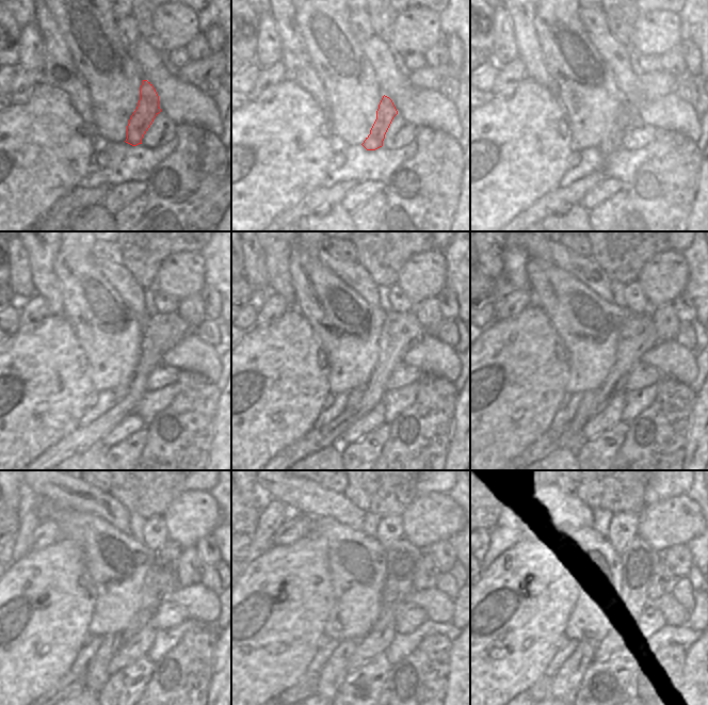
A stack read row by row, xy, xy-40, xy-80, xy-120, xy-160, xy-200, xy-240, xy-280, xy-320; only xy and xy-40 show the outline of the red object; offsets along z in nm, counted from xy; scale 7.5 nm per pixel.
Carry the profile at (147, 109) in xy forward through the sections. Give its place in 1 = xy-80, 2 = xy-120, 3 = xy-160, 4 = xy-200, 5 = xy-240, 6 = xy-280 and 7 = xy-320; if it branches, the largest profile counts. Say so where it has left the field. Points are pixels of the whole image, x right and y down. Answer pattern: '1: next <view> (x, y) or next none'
1: next xy-80 (613, 141)
2: next xy-120 (123, 389)
3: next xy-160 (355, 395)
4: next xy-200 (590, 400)
5: next xy-240 (96, 673)
6: next xy-280 (332, 676)
7: next xy-320 (567, 681)

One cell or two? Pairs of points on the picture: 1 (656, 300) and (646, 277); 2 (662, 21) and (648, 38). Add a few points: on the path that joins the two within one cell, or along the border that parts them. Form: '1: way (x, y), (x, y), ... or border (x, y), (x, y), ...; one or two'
1: way (656, 294), (656, 287), (652, 283); one
2: way (661, 26), (653, 34); one

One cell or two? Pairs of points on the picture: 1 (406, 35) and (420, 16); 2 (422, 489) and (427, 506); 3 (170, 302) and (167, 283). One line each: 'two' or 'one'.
1: one
2: two
3: two

